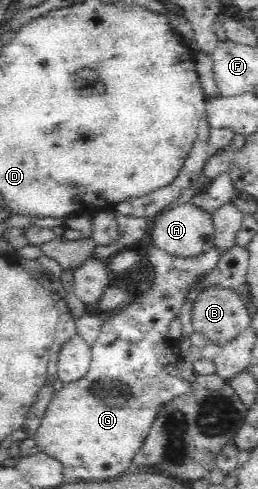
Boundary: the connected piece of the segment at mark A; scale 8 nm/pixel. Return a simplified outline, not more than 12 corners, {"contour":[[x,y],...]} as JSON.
{"contour":[[192,202],[150,220],[149,244],[173,256],[214,246],[212,213]]}

